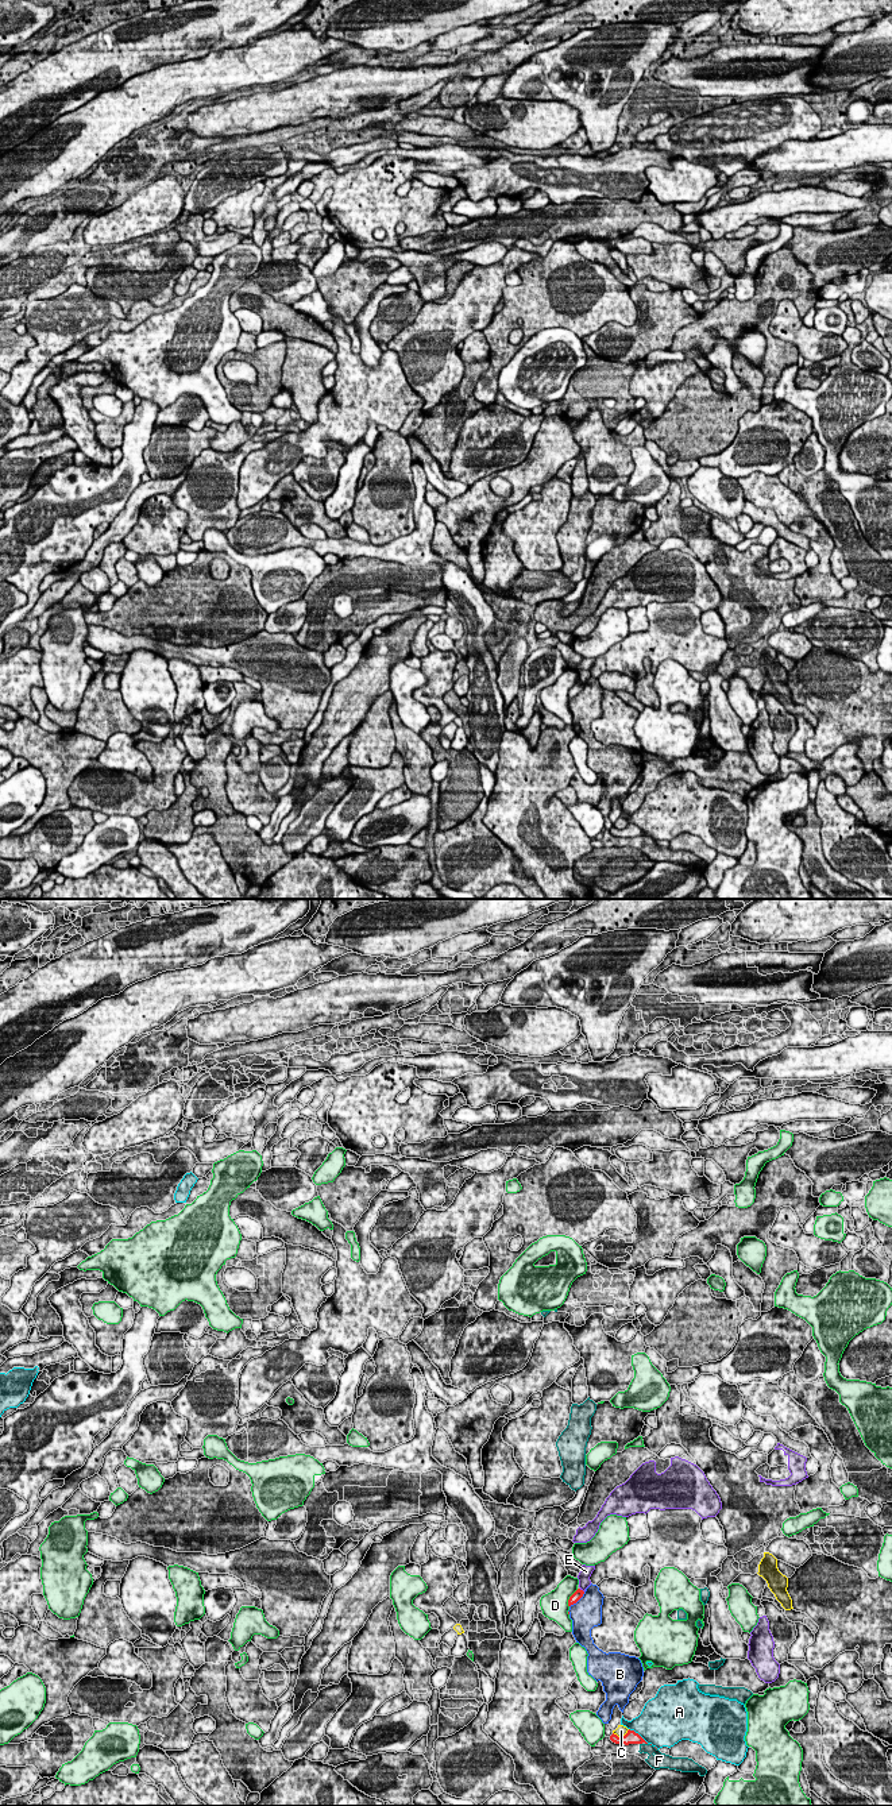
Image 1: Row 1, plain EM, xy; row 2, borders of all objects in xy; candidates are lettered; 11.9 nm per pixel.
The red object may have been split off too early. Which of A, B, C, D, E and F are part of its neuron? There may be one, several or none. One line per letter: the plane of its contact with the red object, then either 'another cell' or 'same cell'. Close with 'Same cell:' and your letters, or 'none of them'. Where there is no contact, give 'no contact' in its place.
A: xy | another cell
B: xy | another cell
C: xy | another cell
D: xy | another cell
E: xy | another cell
F: no contact | another cell
Same cell: none of them

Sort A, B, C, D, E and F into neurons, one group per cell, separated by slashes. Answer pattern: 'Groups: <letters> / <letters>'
Groups: A / B / C / D / E / F

